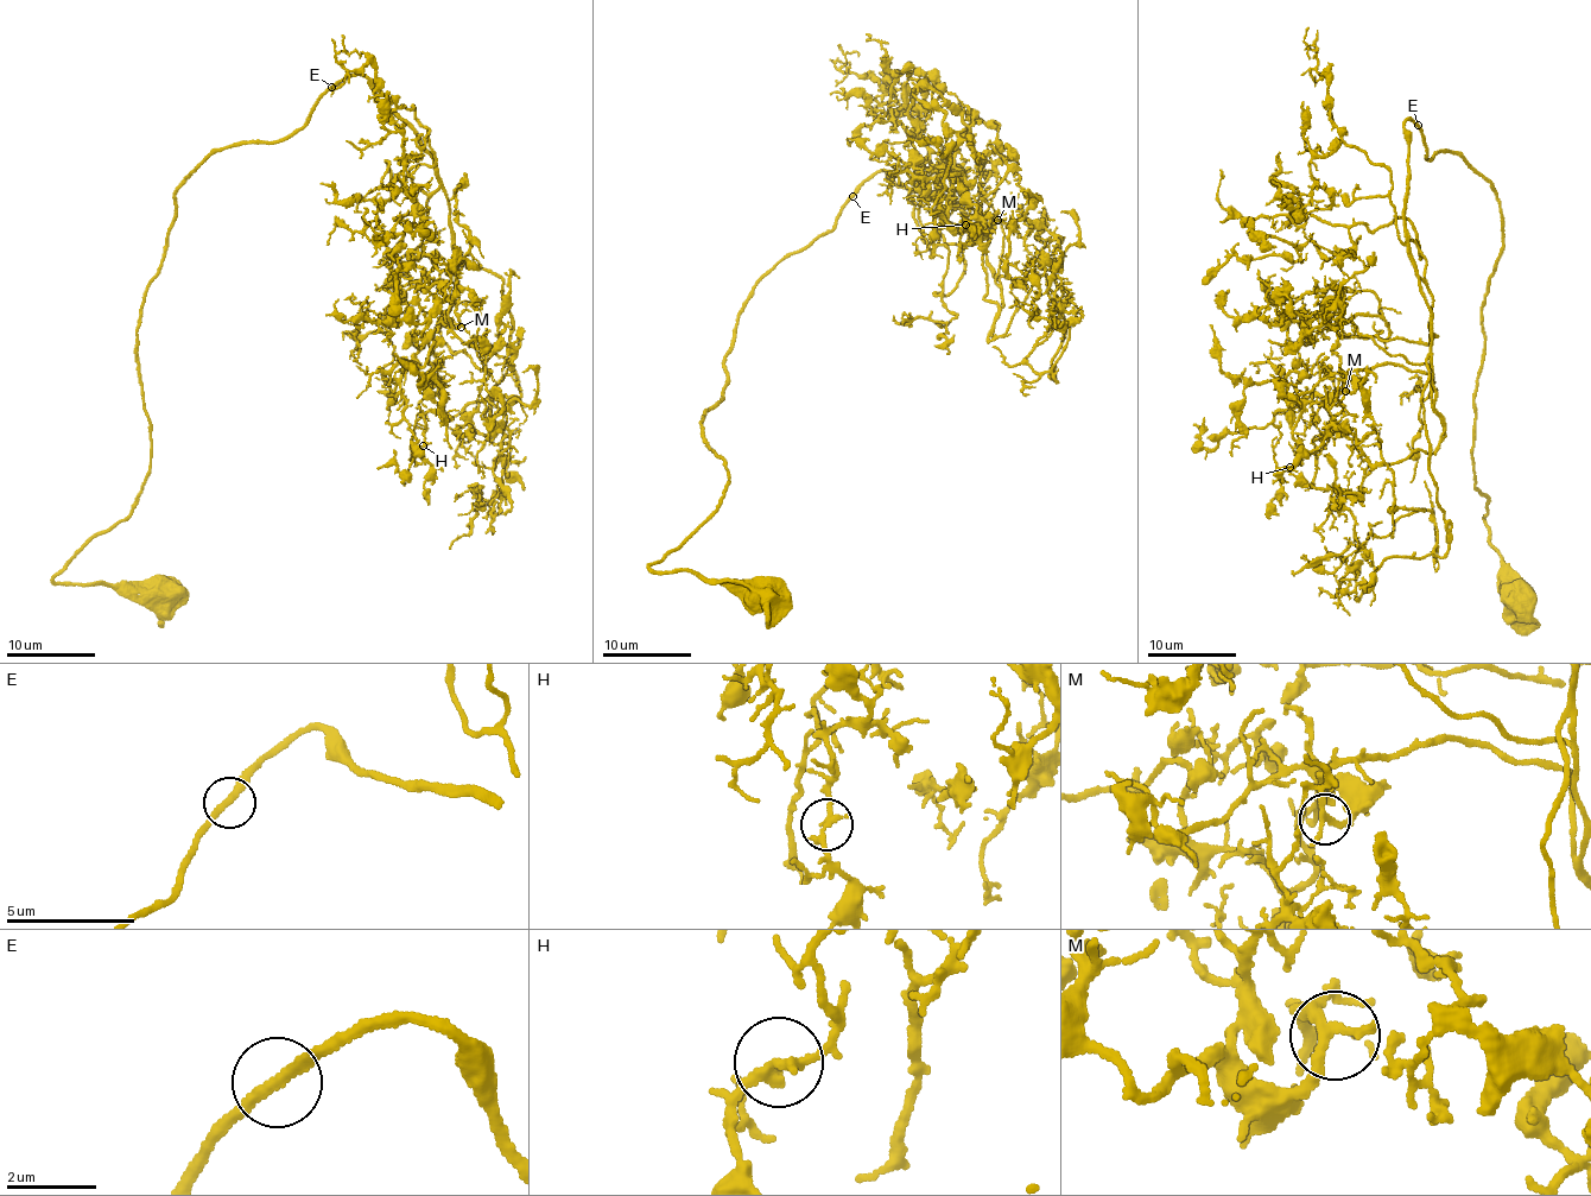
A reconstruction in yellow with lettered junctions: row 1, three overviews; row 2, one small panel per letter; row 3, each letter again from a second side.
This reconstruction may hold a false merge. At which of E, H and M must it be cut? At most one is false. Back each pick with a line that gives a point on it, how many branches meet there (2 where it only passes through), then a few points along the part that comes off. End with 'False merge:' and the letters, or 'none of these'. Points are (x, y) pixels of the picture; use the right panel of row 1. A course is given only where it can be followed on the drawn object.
False merge: none of these

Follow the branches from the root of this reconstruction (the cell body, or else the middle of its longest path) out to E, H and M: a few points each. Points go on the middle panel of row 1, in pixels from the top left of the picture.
E: (764, 595), (746, 602), (650, 564), (729, 482), (701, 419), (721, 402), (743, 307), (853, 197)
H: (764, 595), (650, 564), (729, 482), (701, 419), (743, 307), (882, 171), (958, 207), (1002, 305), (965, 226)
M: (764, 595), (650, 564), (729, 482), (701, 419), (743, 307), (882, 171), (958, 207), (1002, 305), (997, 220)

